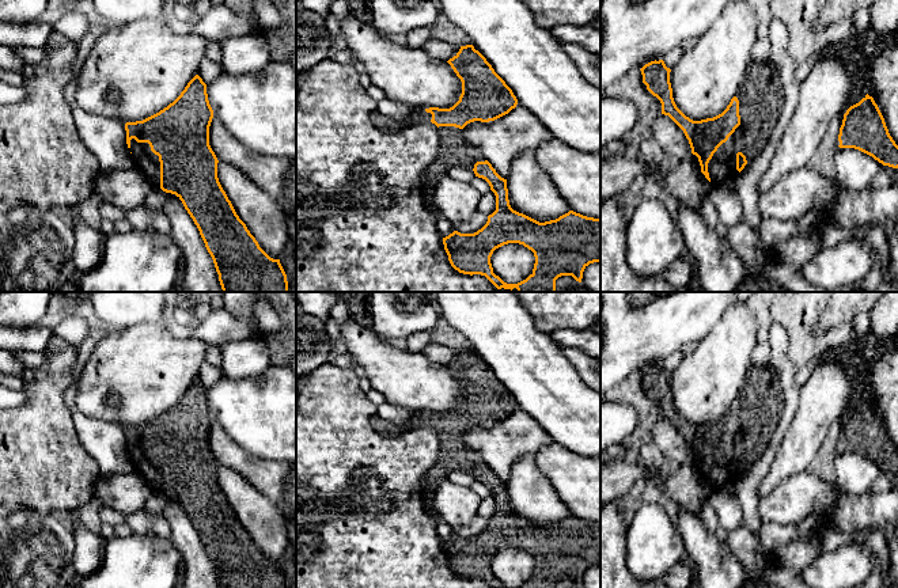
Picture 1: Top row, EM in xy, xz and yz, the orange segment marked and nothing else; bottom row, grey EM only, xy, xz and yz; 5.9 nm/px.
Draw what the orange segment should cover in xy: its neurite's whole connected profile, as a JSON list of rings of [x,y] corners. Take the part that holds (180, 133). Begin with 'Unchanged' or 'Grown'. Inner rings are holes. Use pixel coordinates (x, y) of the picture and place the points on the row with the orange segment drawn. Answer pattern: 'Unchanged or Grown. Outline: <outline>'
Grown. Outline: [[[196,75],[167,107],[143,121],[125,124],[134,167],[145,174],[152,186],[182,201],[213,259],[223,292],[288,292],[280,259],[270,258],[259,247],[219,182],[219,160],[209,145],[212,118],[206,84]]]

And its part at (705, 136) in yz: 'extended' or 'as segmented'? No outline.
extended

